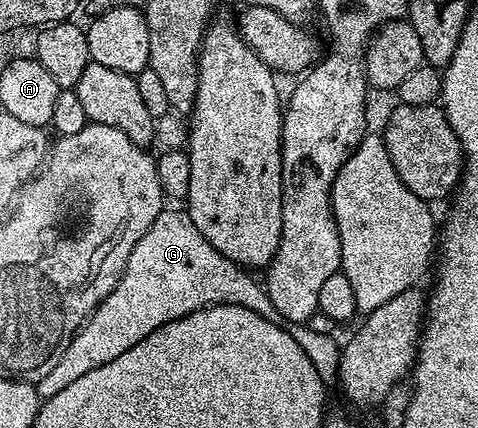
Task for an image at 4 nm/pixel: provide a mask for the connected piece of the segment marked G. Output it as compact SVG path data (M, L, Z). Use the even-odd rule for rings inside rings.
M161 210L159 217L155 217L155 221L151 221L151 229L147 229L147 233L143 233L143 237L139 237L139 241L135 241L135 249L131 249L131 257L127 257L127 265L123 269L115 289L111 289L109 296L99 303L97 308L89 314L88 319L81 324L71 345L67 345L67 353L63 353L63 357L59 357L55 369L51 369L51 373L47 373L47 377L43 377L36 383L37 395L43 401L55 397L55 393L67 389L67 385L71 385L71 381L75 381L75 377L83 377L83 373L91 373L91 369L99 369L99 365L107 365L107 361L115 361L115 357L119 357L119 353L127 353L127 349L131 349L131 345L139 345L139 341L143 341L143 337L155 333L155 329L176 319L187 317L196 311L202 311L207 306L239 305L243 309L251 309L255 313L259 313L259 317L276 320L278 318L277 310L275 305L271 305L264 286L258 280L256 283L249 275L252 274L246 268L223 257L223 253L219 253L219 249L215 249L215 245L211 245L211 241L207 241L203 237L203 233L199 233L199 229L195 229L188 210Z

